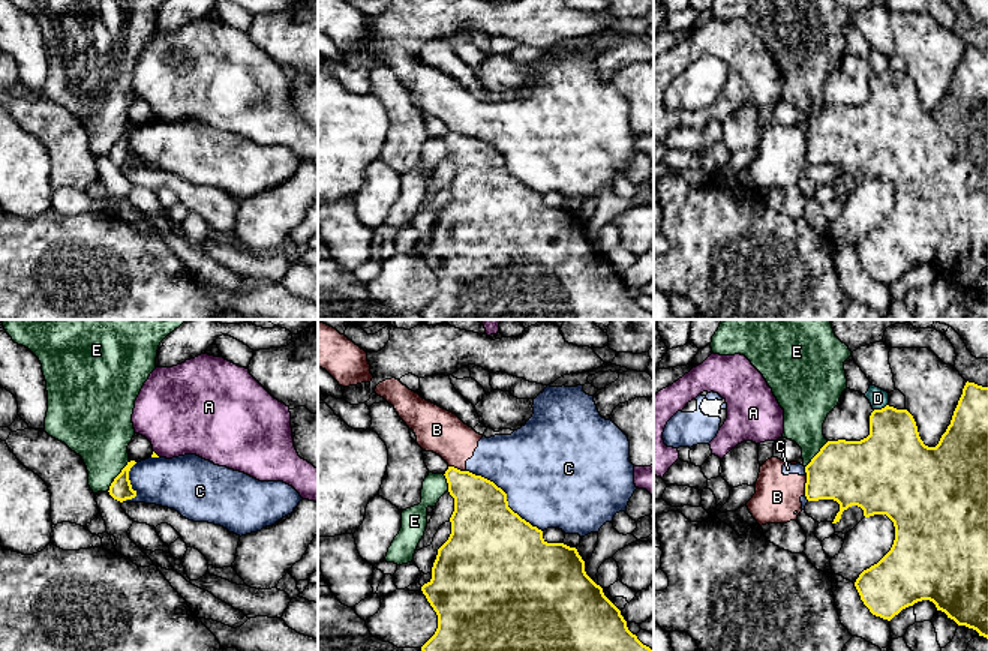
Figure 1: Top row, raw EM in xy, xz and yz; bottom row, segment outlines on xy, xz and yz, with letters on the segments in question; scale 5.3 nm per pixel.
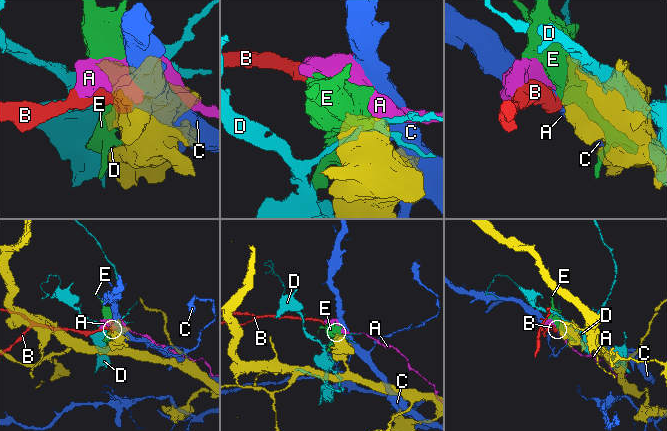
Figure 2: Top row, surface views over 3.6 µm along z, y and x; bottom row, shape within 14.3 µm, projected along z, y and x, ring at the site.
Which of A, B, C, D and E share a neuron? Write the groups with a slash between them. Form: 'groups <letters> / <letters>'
groups A / B C / D / E

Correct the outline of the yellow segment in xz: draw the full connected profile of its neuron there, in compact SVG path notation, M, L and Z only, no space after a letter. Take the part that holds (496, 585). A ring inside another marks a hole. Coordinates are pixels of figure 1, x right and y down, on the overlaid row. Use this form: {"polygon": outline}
{"polygon": "M454 466L444 476L454 512L451 534L438 549L432 579L421 586L438 615L438 628L421 651L654 651L628 630L621 610L586 574L576 548L547 543L541 530L508 507L507 494L493 482Z"}

